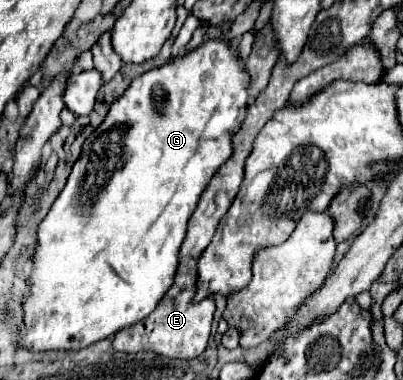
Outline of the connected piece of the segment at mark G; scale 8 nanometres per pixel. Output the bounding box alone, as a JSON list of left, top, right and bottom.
[17,39,249,353]

